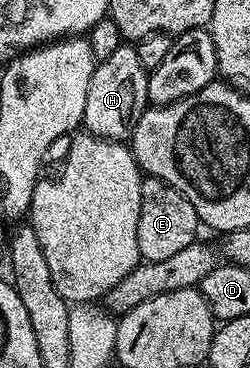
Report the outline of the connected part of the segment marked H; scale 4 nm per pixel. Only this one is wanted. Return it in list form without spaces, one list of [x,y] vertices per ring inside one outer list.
[[[123,43],[108,59],[96,62],[91,75],[91,87],[87,87],[87,107],[83,107],[84,132],[93,133],[96,137],[102,137],[108,141],[128,142],[133,136],[135,123],[149,105],[148,82],[149,70],[143,67],[143,63],[139,63],[139,55],[132,44]]]

